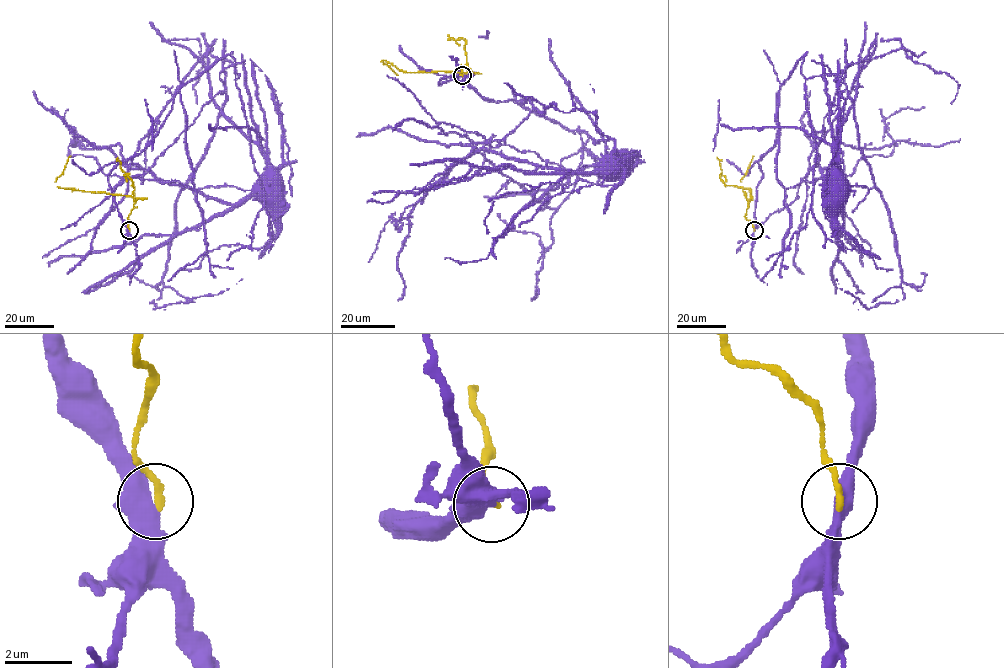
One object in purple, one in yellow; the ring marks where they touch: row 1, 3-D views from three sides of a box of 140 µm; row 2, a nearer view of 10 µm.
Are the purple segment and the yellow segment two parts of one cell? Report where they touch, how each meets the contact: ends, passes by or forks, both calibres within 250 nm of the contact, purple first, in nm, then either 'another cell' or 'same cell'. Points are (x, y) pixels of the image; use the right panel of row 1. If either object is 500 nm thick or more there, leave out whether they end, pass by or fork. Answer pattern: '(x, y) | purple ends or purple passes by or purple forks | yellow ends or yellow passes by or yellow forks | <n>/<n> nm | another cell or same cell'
(754, 230) | 500/200 nm | another cell

